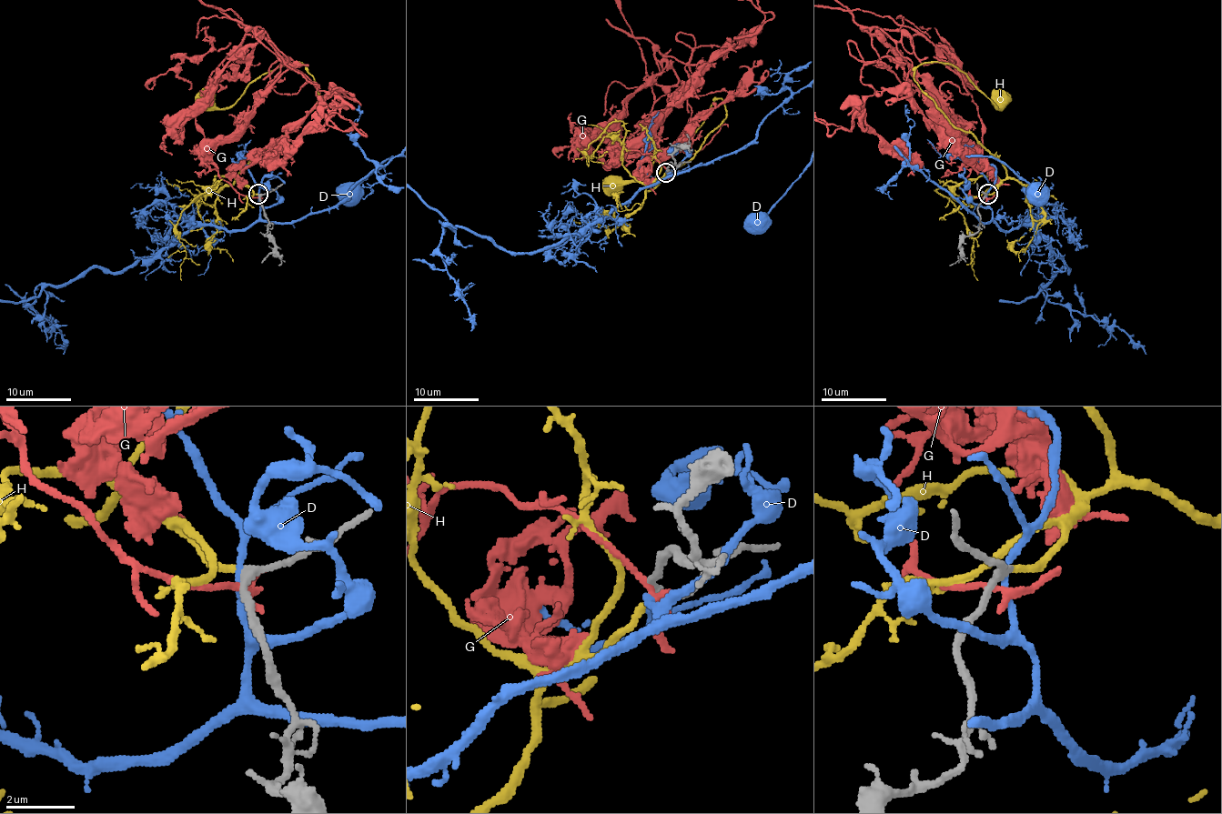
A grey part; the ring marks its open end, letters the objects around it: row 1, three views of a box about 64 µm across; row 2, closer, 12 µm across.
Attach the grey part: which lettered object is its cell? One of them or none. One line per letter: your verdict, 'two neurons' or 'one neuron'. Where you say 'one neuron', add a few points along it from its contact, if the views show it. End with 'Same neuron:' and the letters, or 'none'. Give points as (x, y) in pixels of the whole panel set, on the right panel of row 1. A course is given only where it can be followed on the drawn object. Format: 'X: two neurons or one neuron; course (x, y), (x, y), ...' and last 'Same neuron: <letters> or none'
D: two neurons
G: two neurons
H: one neuron; course (987, 194), (1004, 181), (1006, 168), (935, 106), (914, 71), (924, 63), (948, 63), (997, 108), (1004, 95)
Same neuron: H

